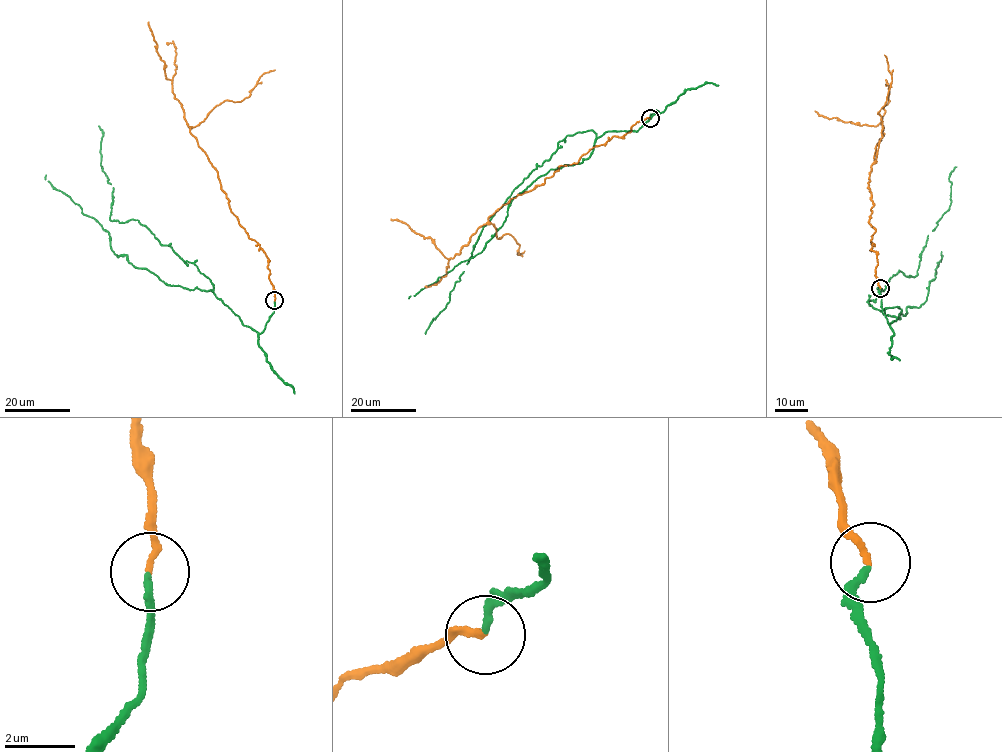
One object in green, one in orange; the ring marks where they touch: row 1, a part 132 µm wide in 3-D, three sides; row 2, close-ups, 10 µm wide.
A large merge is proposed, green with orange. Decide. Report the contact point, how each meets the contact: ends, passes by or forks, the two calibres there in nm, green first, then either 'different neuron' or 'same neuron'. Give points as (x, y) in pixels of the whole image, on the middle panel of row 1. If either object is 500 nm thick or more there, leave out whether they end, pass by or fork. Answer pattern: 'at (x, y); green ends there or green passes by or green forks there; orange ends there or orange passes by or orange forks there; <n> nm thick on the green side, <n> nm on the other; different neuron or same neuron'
at (650, 118); green ends there; orange ends there; 180 nm thick on the green side, 170 nm on the other; same neuron

